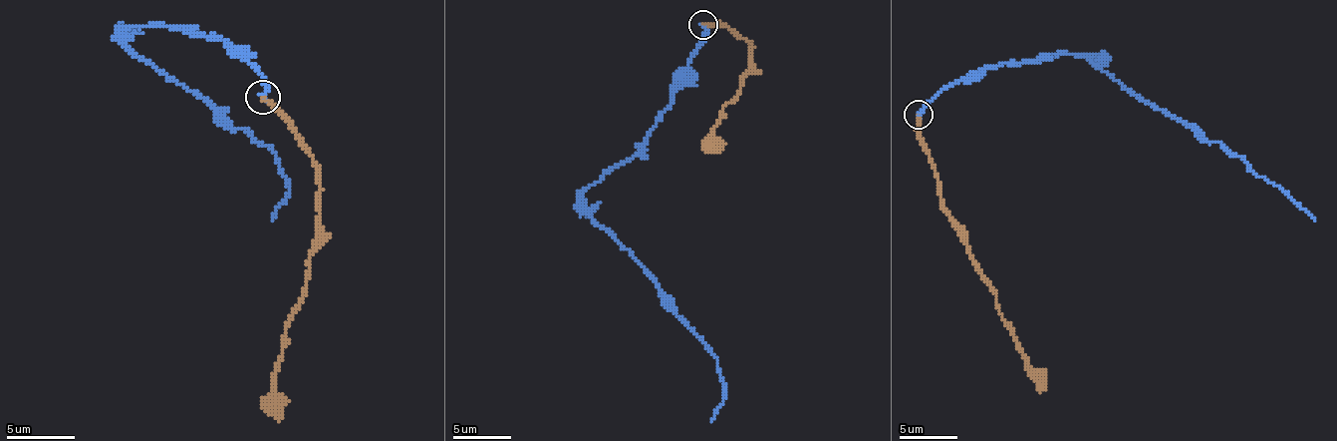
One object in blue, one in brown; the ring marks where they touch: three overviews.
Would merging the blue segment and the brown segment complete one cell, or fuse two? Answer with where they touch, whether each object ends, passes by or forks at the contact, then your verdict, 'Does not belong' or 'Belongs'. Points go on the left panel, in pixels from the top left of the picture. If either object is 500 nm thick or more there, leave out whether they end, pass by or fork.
Place: (263, 97). At the ring blue ends. At the ring brown ends. Does not belong

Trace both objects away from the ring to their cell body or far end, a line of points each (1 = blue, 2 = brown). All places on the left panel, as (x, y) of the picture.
1: (262, 98), (265, 80), (224, 39), (183, 26), (123, 29), (126, 46), (275, 156), (289, 193), (272, 220)
2: (262, 98), (313, 159), (320, 204), (320, 233), (310, 250), (306, 291), (292, 309), (279, 356), (279, 421)

